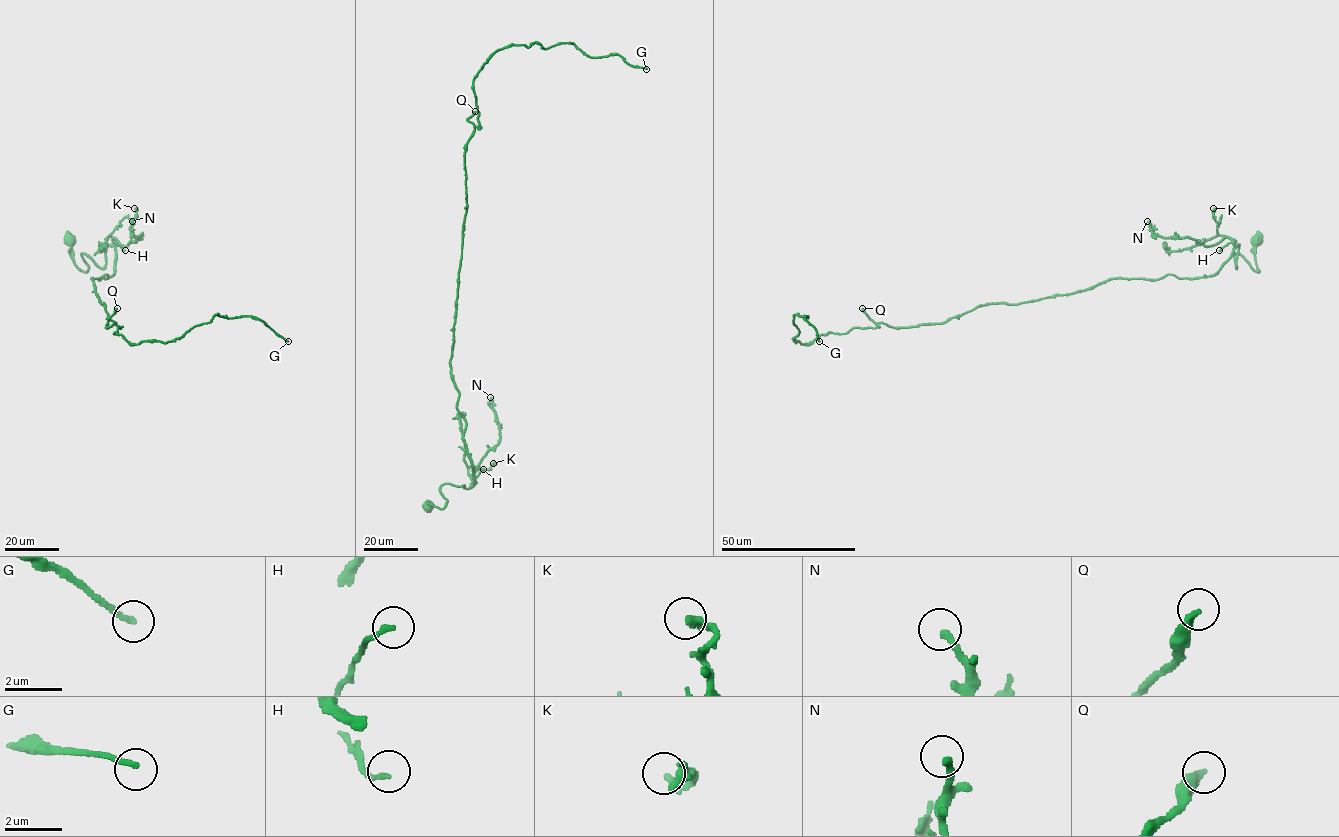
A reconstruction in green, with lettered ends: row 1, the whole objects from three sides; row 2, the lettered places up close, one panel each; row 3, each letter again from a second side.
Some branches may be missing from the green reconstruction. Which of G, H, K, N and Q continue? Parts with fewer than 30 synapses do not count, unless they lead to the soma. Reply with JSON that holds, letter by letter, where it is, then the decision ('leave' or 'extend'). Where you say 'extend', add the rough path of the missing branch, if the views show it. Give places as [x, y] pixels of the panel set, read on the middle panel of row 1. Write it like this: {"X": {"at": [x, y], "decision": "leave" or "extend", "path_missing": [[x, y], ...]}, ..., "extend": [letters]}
{"G": {"at": [646, 69], "decision": "extend", "path_missing": [[646, 69], [665, 74], [672, 81], [677, 80]]}, "H": {"at": [483, 469], "decision": "leave"}, "K": {"at": [493, 463], "decision": "leave"}, "N": {"at": [490, 397], "decision": "leave"}, "Q": {"at": [475, 111], "decision": "extend", "path_missing": [[475, 111], [497, 110], [511, 116], [514, 111], [514, 143], [520, 151], [520, 164], [514, 159]]}, "extend": ["G", "Q"]}

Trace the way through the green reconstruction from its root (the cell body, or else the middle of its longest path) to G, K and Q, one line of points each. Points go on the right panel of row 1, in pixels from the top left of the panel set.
G: (1255, 240), (1258, 272), (1238, 244), (1208, 276), (808, 344), (795, 315), (819, 341)
K: (1255, 240), (1259, 271), (1238, 253), (1236, 267), (1239, 245), (1218, 234), (1220, 217), (1215, 220), (1213, 208)
Q: (1255, 240), (1258, 272), (1238, 244), (1208, 276), (941, 323), (862, 308)

